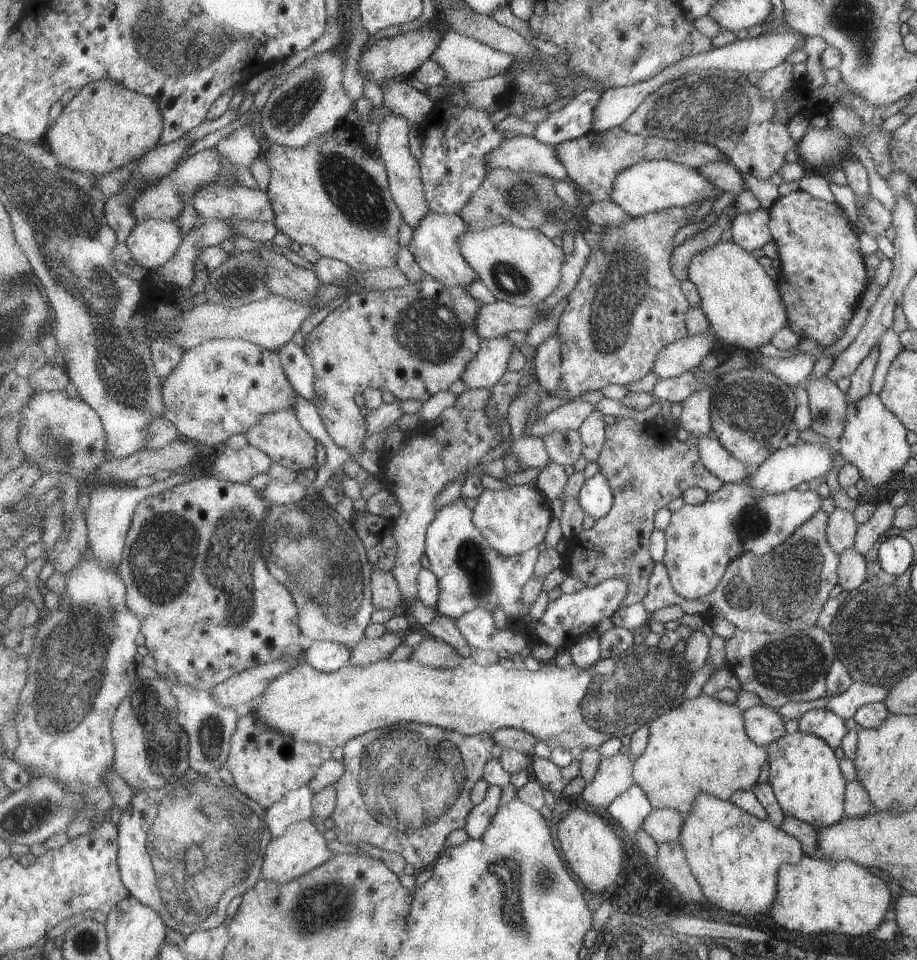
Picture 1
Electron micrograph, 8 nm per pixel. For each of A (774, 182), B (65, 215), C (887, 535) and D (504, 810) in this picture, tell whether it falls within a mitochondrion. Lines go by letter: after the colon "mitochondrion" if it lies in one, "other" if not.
A: other
B: mitochondrion
C: other
D: other

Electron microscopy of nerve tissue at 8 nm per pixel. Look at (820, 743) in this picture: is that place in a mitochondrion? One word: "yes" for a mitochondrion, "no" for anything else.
no

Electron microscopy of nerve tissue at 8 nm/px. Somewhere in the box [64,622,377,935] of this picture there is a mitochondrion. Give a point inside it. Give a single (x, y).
(230, 829)

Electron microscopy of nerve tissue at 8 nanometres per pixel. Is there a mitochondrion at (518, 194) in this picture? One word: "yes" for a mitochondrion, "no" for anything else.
yes

